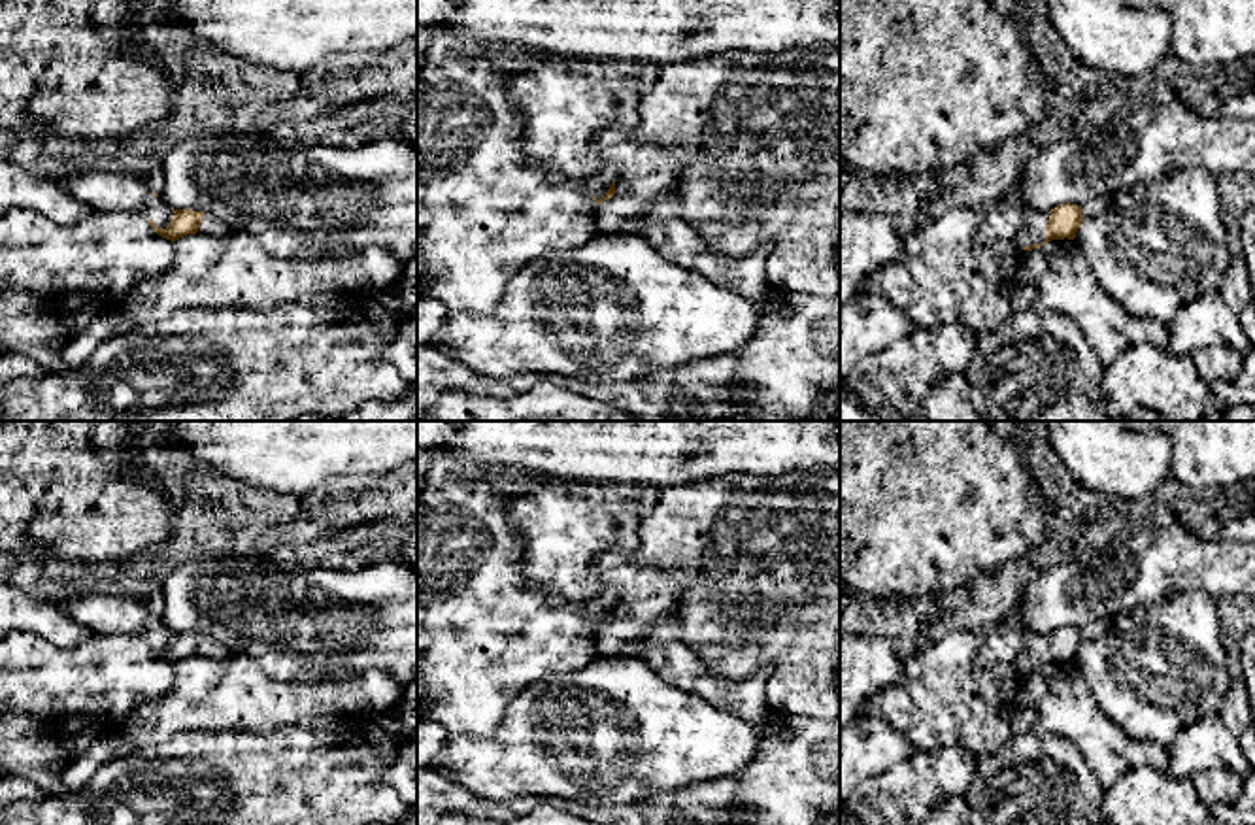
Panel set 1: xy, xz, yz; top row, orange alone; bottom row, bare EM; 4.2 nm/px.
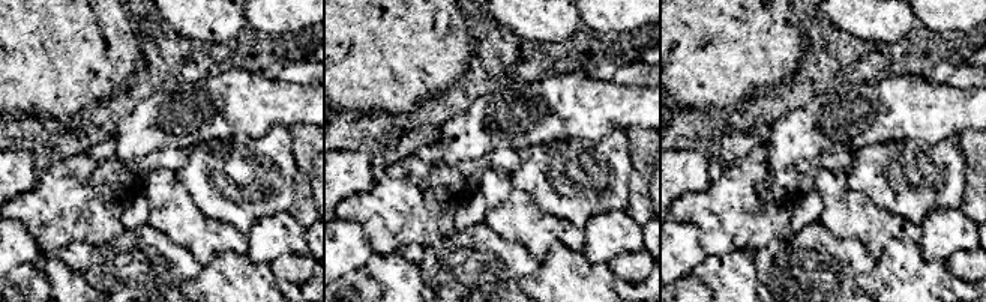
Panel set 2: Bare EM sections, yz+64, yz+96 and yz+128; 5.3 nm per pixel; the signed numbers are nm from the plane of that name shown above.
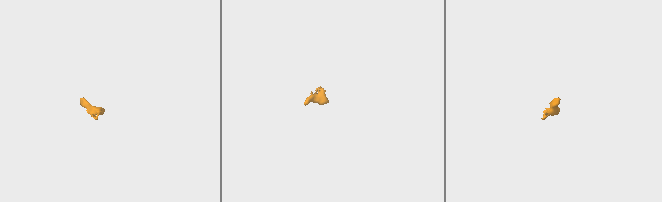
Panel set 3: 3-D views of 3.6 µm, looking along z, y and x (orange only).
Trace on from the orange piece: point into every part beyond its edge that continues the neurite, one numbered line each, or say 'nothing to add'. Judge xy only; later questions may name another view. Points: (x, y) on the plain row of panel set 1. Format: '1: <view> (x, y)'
1: xy (104, 614)
2: xy (210, 648)

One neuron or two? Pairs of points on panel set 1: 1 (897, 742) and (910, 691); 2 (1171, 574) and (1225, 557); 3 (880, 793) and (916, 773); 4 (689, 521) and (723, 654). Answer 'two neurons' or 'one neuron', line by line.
1: two neurons
2: one neuron
3: one neuron
4: one neuron

